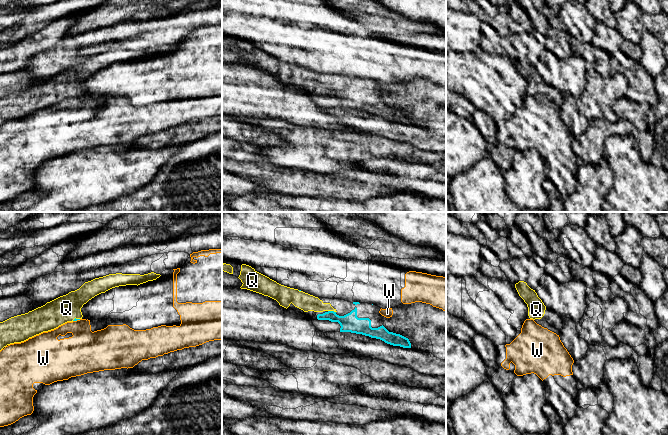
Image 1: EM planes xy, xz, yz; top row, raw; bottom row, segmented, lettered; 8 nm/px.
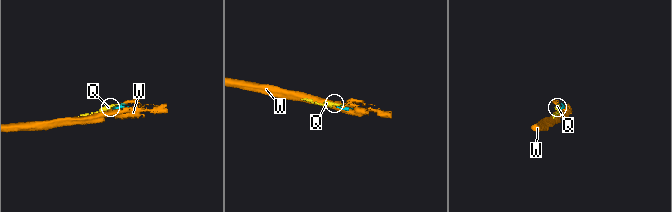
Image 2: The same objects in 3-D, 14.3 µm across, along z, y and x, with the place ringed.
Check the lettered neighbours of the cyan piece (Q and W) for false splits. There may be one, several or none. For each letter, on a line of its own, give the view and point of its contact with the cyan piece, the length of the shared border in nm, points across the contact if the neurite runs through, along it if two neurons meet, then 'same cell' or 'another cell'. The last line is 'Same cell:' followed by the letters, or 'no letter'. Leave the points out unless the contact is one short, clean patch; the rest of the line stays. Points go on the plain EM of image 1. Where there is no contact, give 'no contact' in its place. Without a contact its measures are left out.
Q: xz (332, 87) | 70 nm | across xz (350, 98), (338, 95), (332, 87), (328, 83), (304, 77) | same cell
W: xy (76, 96) | 70 nm | another cell
Same cell: Q

